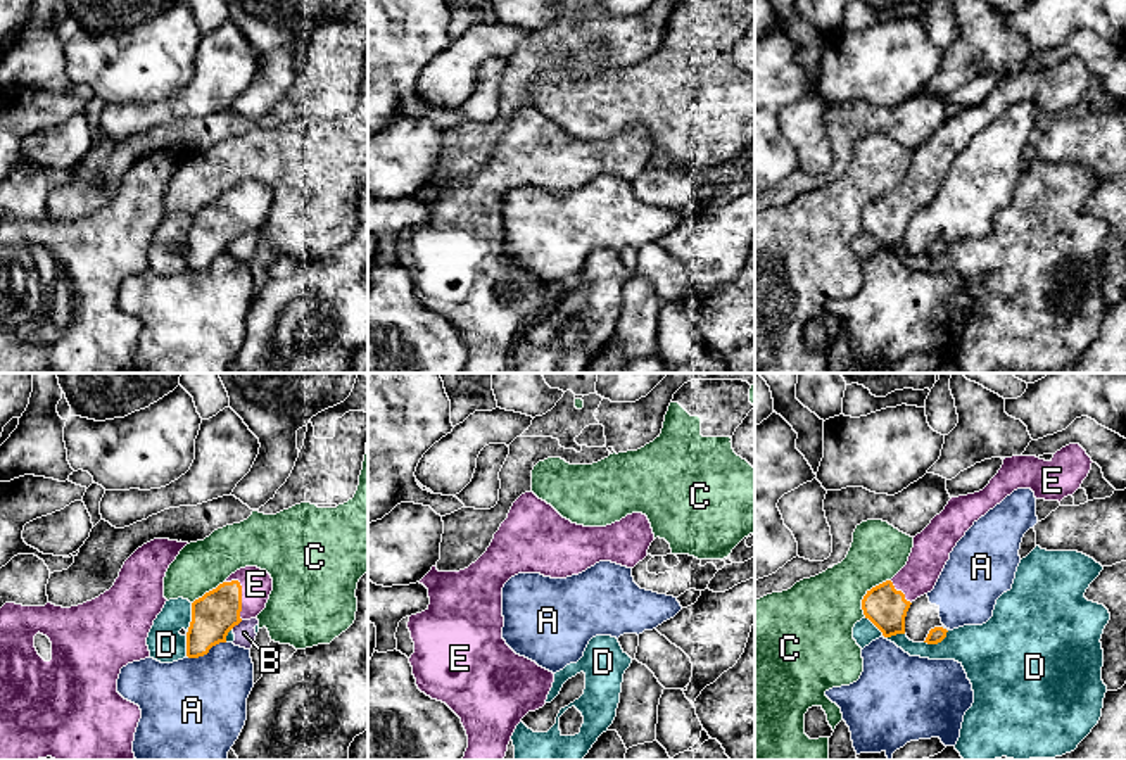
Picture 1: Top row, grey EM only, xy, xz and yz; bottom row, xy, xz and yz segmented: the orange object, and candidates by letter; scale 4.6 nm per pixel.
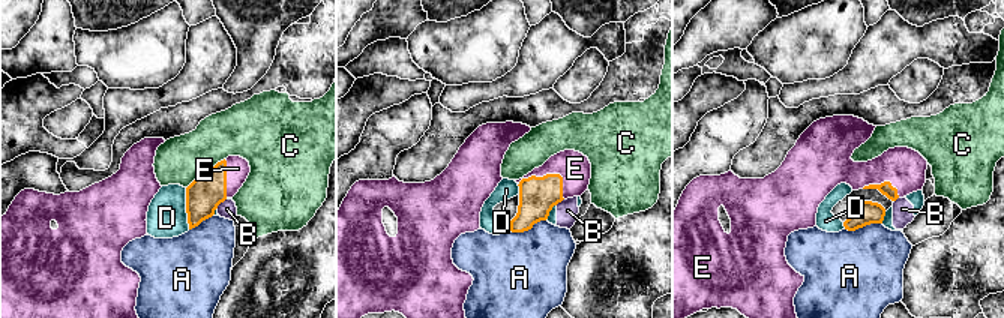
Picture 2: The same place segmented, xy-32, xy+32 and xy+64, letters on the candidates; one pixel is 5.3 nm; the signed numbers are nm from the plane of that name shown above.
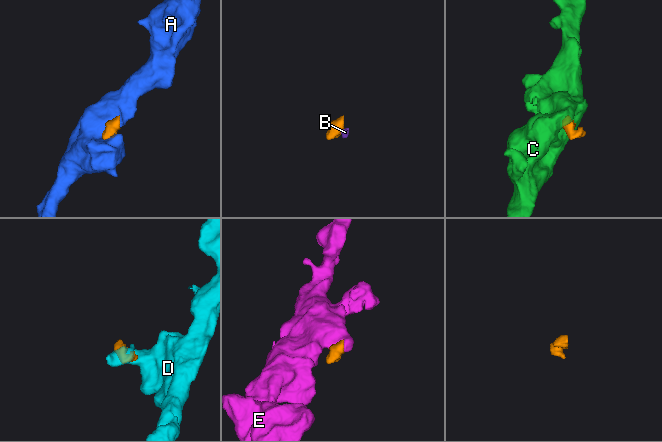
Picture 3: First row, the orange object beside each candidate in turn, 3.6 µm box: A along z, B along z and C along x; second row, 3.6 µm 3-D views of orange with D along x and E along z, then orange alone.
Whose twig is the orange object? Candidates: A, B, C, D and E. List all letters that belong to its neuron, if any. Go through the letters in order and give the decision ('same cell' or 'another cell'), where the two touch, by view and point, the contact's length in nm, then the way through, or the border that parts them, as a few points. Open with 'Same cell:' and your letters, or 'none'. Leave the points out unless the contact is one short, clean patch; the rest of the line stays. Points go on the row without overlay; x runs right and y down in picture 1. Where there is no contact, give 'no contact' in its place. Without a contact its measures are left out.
Same cell: E
A: another cell | xy (206, 266) | 190 nm | along xy (225, 254), (220, 254), (202, 268), (189, 272)
B: another cell | xy (237, 237) | 70 nm
C: another cell | yz (867, 206) | 220 nm | along yz (890, 192), (876, 197), (864, 209), (864, 228)
D: another cell | xy (189, 244) | 260 nm
E: same cell | xy (240, 208) | 200 nm

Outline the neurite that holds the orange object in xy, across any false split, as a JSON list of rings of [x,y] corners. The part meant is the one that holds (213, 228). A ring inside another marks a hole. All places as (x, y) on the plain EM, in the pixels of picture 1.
[[[245,180],[231,187],[216,202],[192,216],[192,235],[187,245],[187,269],[199,271],[219,256],[242,233],[257,231],[273,204],[266,183]]]

